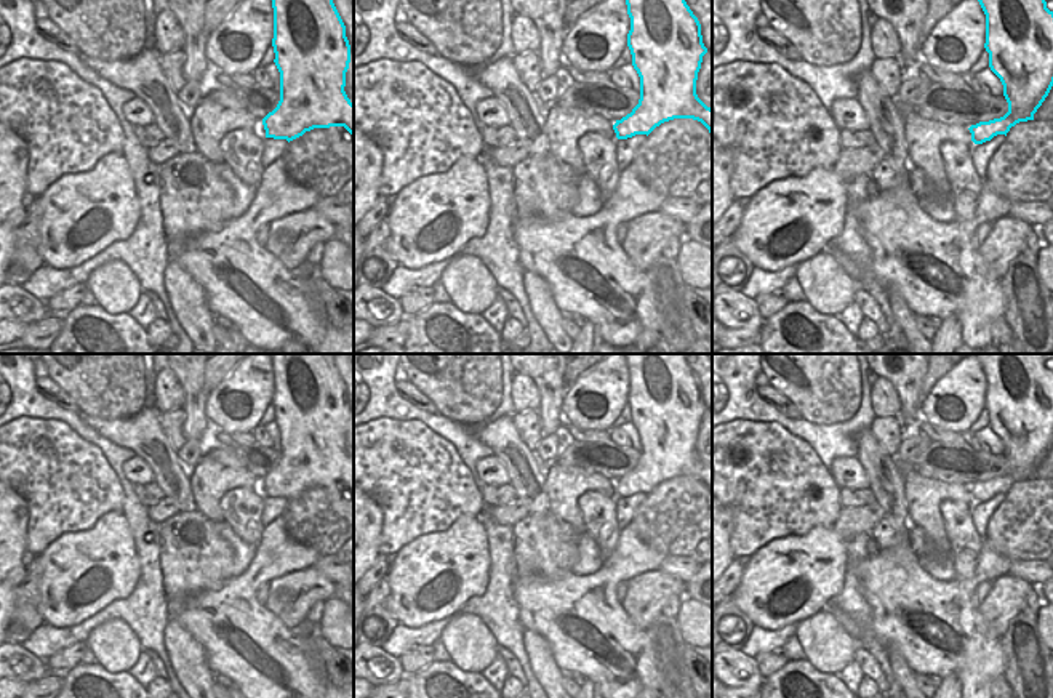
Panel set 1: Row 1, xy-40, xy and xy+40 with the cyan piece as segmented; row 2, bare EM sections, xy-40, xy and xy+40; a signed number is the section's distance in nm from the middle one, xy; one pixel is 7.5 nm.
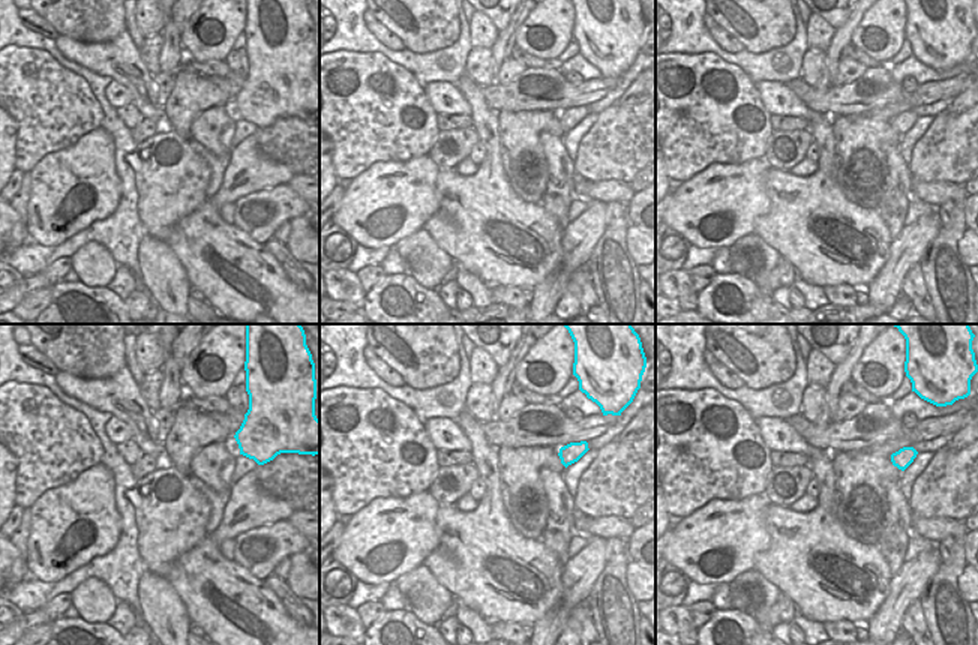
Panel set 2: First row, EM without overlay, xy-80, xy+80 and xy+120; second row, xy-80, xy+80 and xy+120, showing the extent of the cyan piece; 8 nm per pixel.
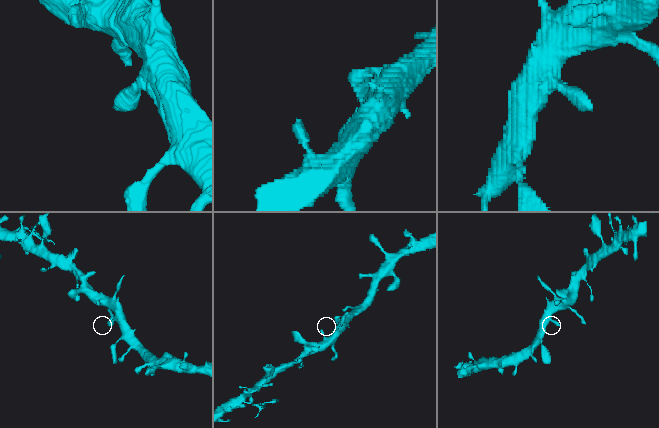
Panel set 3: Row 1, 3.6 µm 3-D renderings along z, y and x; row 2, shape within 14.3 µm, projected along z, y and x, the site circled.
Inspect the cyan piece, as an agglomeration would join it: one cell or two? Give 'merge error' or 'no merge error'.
no merge error

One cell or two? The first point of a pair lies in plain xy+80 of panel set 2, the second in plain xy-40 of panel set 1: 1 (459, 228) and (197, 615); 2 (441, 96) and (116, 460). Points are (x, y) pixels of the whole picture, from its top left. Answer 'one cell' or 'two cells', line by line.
1: one cell
2: two cells

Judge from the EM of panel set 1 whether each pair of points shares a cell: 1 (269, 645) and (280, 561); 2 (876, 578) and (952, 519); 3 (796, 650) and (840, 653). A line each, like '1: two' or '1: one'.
1: one
2: two
3: two

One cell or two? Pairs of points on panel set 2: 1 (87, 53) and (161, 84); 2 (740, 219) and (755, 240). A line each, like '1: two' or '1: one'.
1: two
2: two

